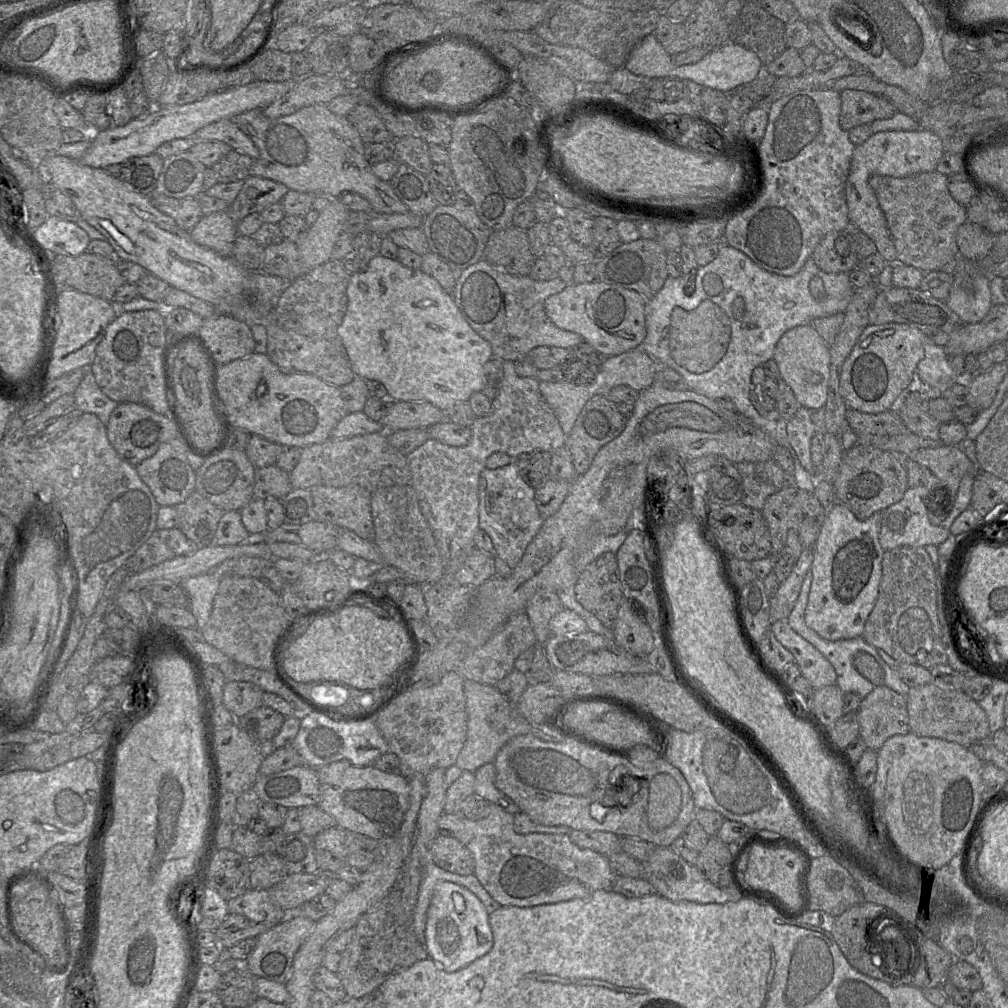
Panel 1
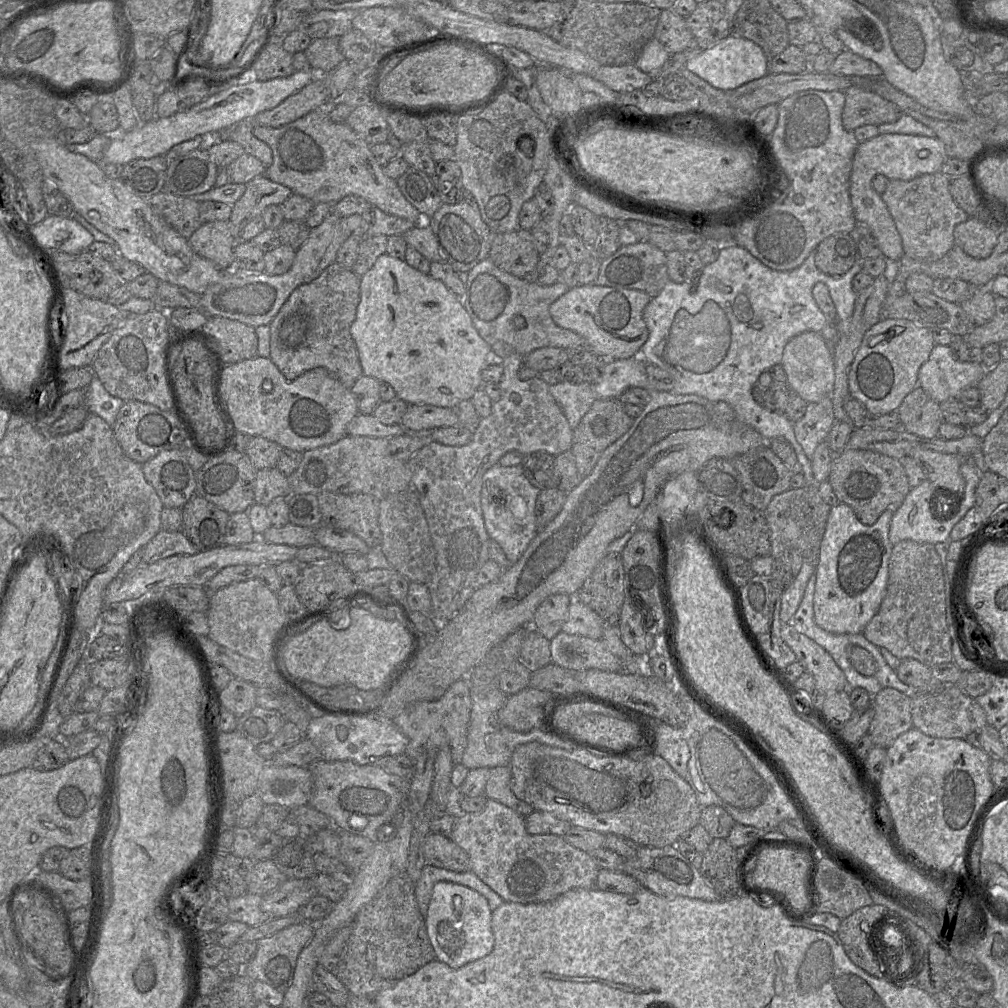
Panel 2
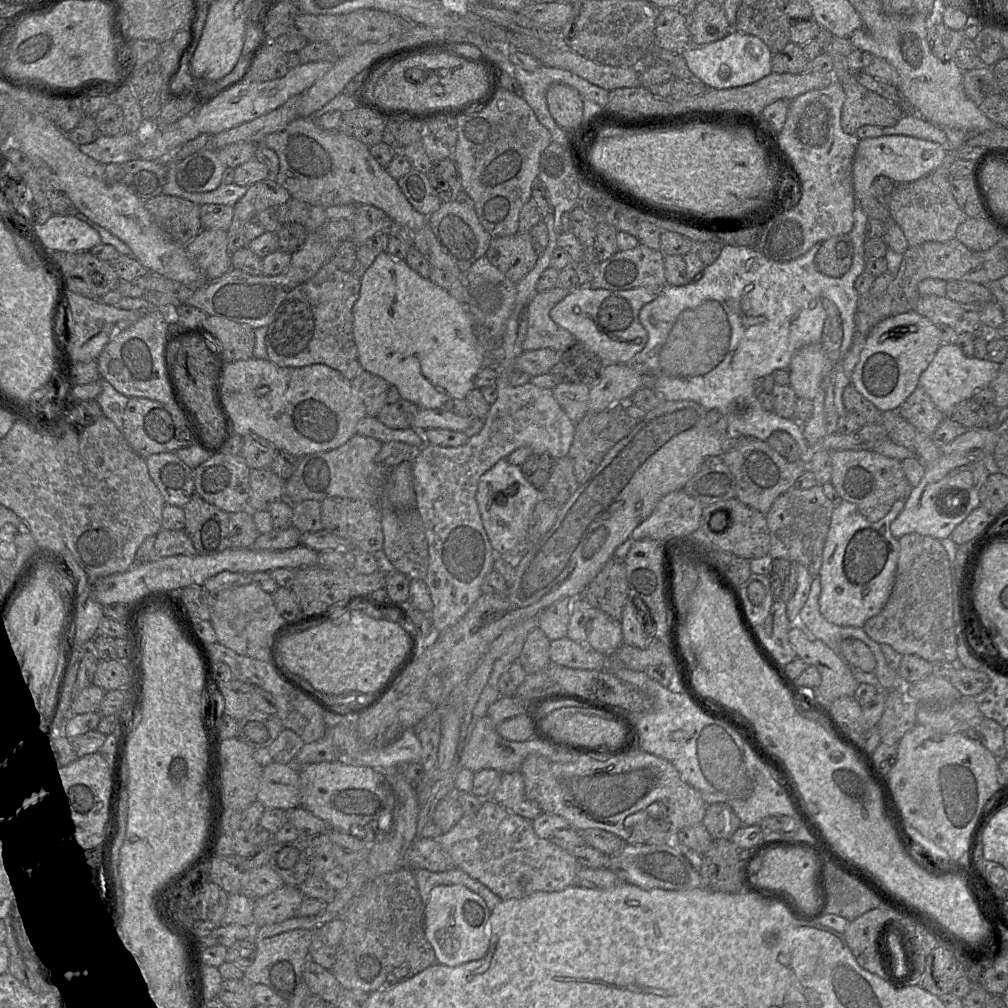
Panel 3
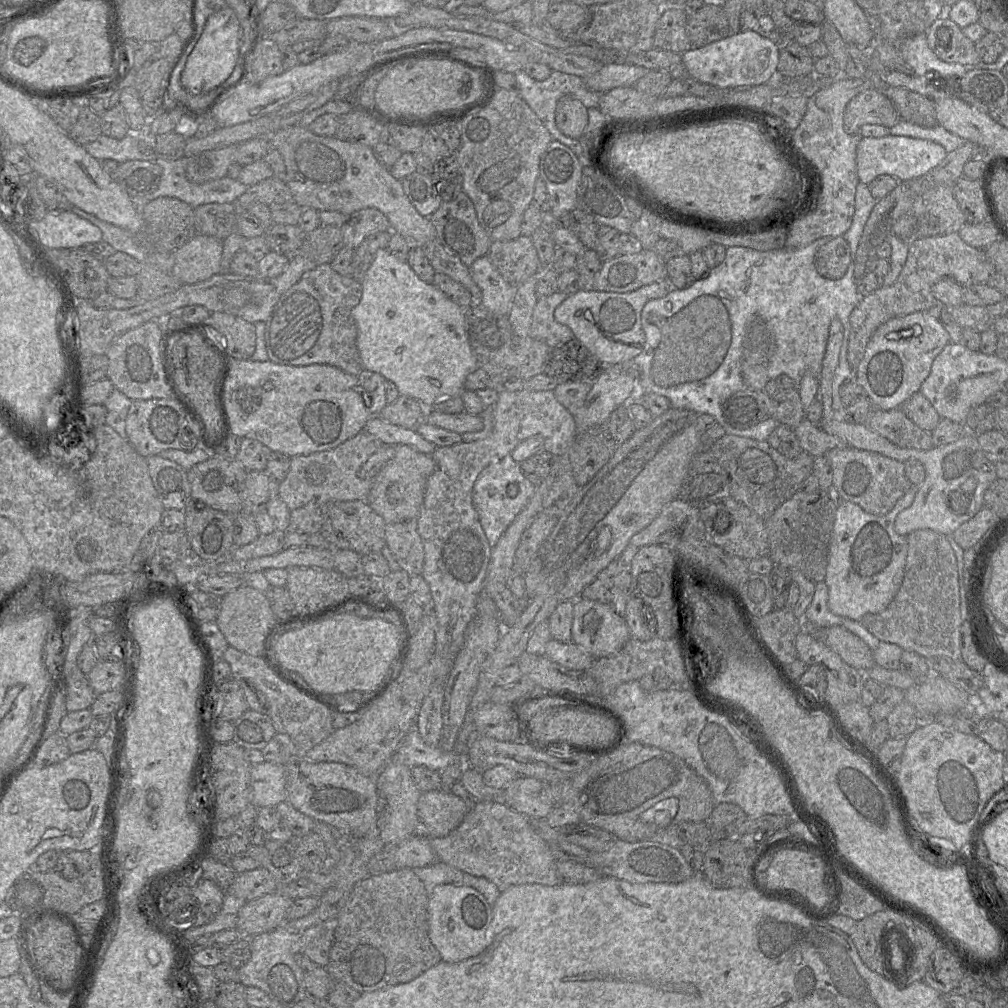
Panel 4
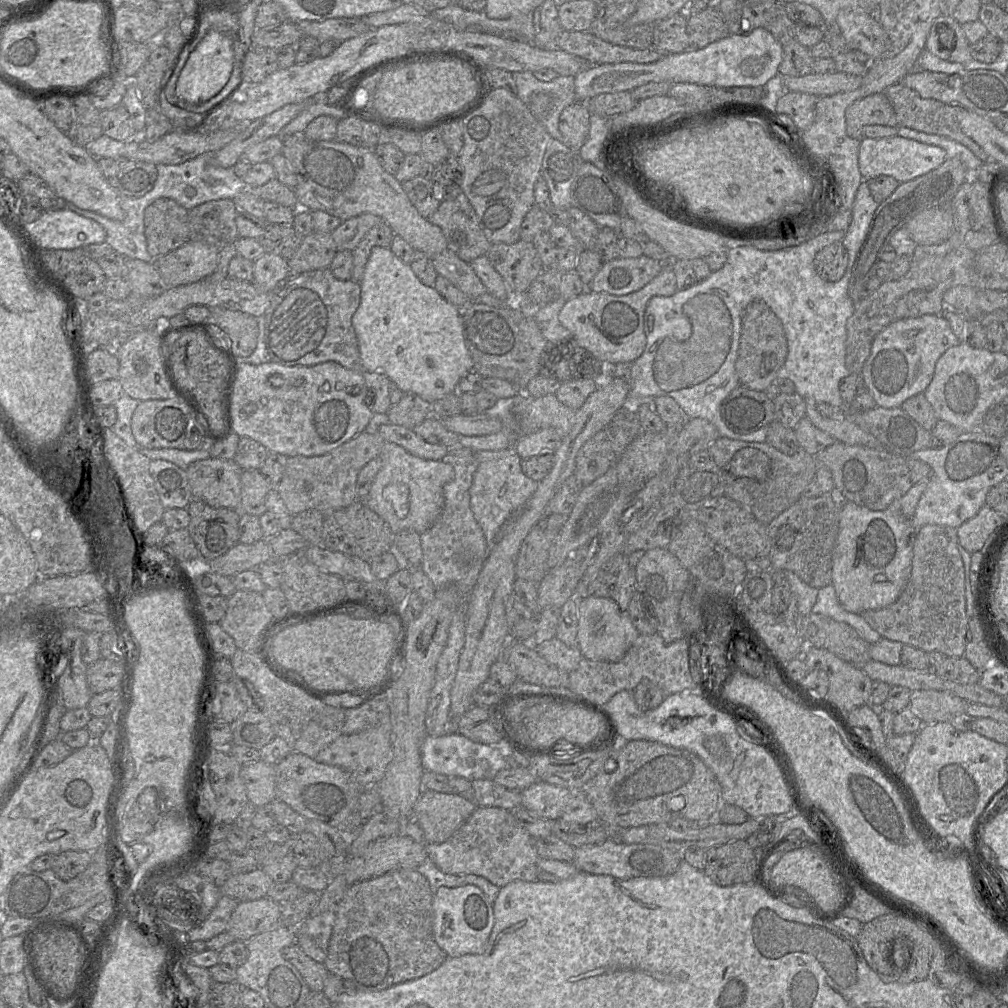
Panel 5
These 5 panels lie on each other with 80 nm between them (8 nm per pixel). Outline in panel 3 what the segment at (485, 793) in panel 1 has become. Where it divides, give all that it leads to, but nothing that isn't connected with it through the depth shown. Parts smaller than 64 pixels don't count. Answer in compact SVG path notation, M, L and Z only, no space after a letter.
M519 771L502 773L488 798L529 821L543 813L535 802L526 797L523 776Z

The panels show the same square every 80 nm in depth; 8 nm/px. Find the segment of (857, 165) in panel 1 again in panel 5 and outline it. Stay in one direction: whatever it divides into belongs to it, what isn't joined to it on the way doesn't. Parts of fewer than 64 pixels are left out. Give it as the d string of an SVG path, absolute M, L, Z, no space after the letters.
M901 136L862 137L858 149L858 168L863 181L886 175L893 177L899 183L907 182L938 168L945 160L946 152L942 148Z

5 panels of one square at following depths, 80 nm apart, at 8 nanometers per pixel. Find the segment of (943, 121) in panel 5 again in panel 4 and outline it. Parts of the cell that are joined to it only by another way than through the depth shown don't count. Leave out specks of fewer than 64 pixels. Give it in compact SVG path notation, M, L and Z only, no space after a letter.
M885 86L884 92L901 120L924 128L938 125L935 103L931 99L903 87Z

